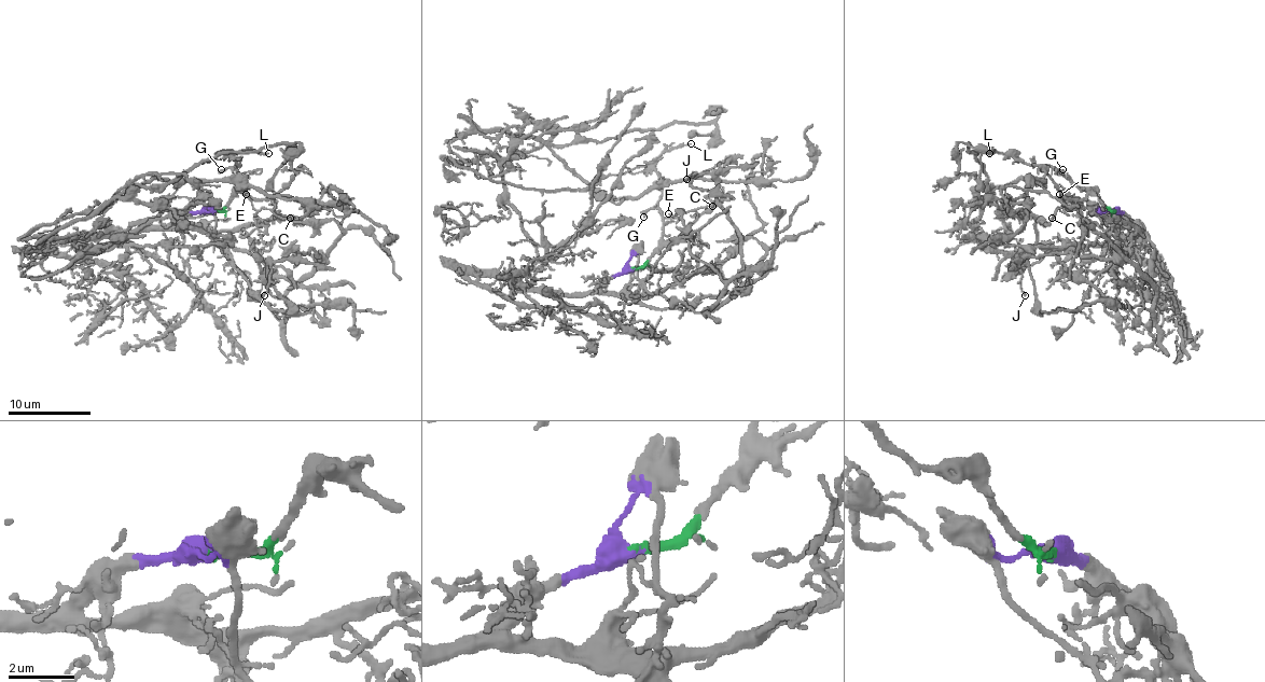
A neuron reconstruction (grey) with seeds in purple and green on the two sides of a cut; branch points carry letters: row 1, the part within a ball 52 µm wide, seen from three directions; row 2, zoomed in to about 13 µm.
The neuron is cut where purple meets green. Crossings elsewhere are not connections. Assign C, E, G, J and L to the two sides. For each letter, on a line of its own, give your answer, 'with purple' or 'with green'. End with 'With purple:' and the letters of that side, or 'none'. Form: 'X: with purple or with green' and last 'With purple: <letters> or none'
C: with green
E: with green
G: with green
J: with purple
L: with green
With purple: J

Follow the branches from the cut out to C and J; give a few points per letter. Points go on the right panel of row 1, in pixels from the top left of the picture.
C: (1115, 211), (1096, 193), (1090, 193), (1082, 199), (1069, 199), (1051, 218)
J: (1115, 211), (1100, 216), (1139, 259), (1156, 321), (1156, 290), (1134, 267), (1068, 249), (1022, 256), (1024, 296)

